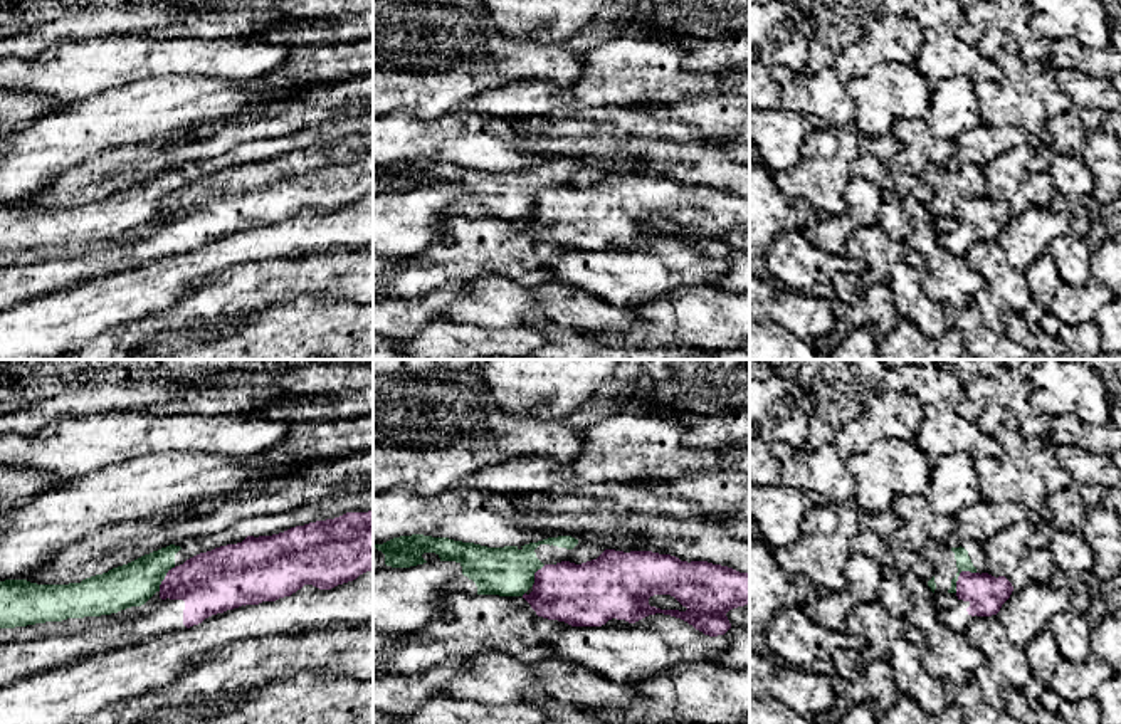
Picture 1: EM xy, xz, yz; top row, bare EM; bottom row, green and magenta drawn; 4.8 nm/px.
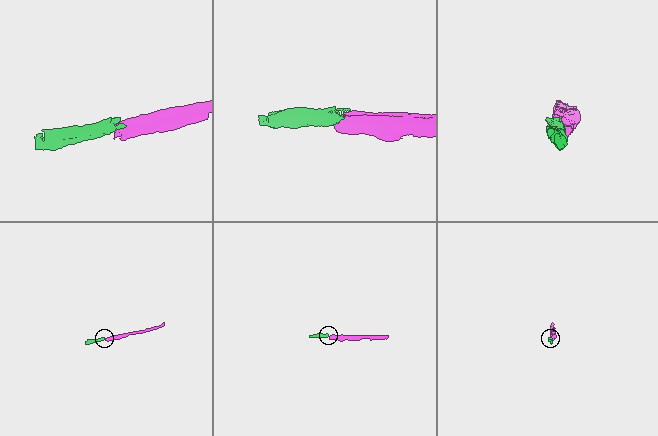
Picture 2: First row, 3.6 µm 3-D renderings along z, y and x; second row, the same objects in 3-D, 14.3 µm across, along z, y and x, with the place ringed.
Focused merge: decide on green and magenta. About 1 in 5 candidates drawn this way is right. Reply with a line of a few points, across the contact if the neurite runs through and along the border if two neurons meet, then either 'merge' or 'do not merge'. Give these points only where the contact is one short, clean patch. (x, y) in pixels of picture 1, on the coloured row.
yz (968, 570), (958, 575), (955, 592) | do not merge

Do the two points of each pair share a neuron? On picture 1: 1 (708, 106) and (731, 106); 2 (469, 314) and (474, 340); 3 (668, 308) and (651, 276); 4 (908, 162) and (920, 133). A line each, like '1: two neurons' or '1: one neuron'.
1: one neuron
2: two neurons
3: two neurons
4: one neuron

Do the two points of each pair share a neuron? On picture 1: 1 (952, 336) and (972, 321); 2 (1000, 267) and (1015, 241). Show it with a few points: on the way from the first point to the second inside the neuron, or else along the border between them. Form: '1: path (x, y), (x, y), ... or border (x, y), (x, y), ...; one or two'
1: border (952, 326), (963, 341); two
2: border (995, 239), (1007, 262), (1022, 272); two

